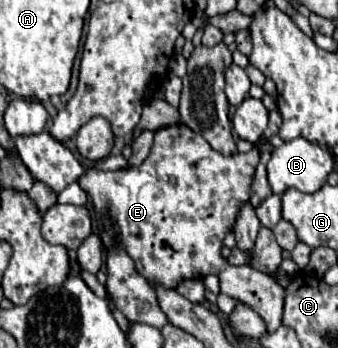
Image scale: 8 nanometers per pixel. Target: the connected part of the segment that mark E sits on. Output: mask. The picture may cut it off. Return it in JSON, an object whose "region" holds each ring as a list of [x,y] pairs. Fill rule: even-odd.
{"region":[[[176,124],[154,134],[152,150],[140,166],[120,172],[88,168],[78,184],[92,200],[104,248],[120,244],[150,284],[176,288],[184,280],[216,274],[224,294],[252,306],[266,322],[266,332],[276,332],[282,324],[284,288],[250,266],[230,266],[220,254],[224,236],[234,228],[242,204],[250,200],[258,160],[256,148],[252,164],[244,164],[244,158],[224,158],[200,134]]]}

